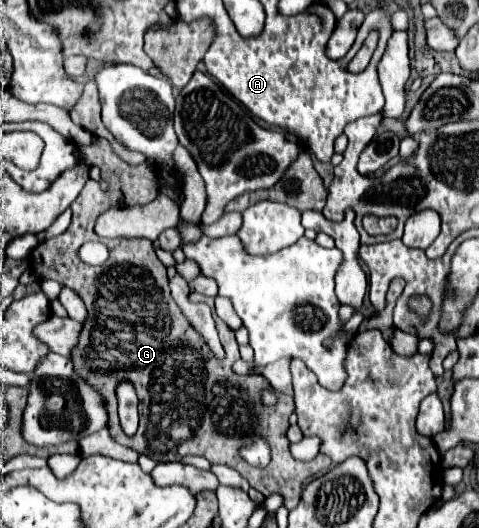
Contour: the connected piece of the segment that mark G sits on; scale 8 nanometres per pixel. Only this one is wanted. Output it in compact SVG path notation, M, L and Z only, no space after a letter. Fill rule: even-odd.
M94 136L88 146L80 146L80 156L84 160L90 160L90 164L100 166L100 178L108 184L108 192L104 192L100 188L98 180L88 180L86 186L82 188L82 192L78 194L78 198L70 206L72 224L68 226L66 232L38 244L30 252L30 268L38 280L50 278L50 280L60 282L62 286L72 288L86 304L88 320L84 322L84 326L80 330L76 348L70 352L70 360L72 360L78 376L86 384L90 384L94 390L98 390L100 396L104 398L106 410L108 410L110 436L118 444L124 444L124 446L136 450L138 454L146 454L156 462L174 462L174 460L182 460L184 456L204 456L212 464L226 464L226 466L234 468L236 472L240 472L250 482L250 486L254 486L264 496L278 492L284 498L284 506L288 510L292 510L300 502L304 482L320 472L326 472L330 468L330 458L326 458L324 454L318 454L314 458L314 462L298 462L298 460L290 458L290 450L288 450L290 442L286 438L286 428L288 428L288 416L294 412L294 400L278 398L276 406L272 406L272 408L262 406L260 390L270 386L266 382L266 378L238 376L238 374L230 372L230 366L238 358L238 344L236 344L234 332L220 318L216 320L216 328L218 328L222 346L226 350L226 360L214 362L208 346L202 342L202 338L198 338L198 332L186 322L186 318L182 318L182 312L178 310L176 302L172 300L170 290L168 290L166 266L158 260L158 256L154 252L154 244L150 240L146 240L146 238L100 238L94 232L96 218L102 212L123 206L144 206L156 198L158 190L154 188L154 182L156 182L154 166L150 166L148 162L136 166L122 162L112 152L108 140L98 138L98 136ZM86 240L100 240L110 248L110 258L104 266L88 266L78 260L76 248ZM124 380L134 384L138 400L140 400L140 404L138 404L140 428L132 438L120 430L118 414L116 414L116 386ZM254 434L266 434L270 448L272 448L272 462L262 470L254 470L252 466L246 466L246 462L242 462L242 458L238 458L238 446L244 446L246 442L250 442L250 438L254 438Z

